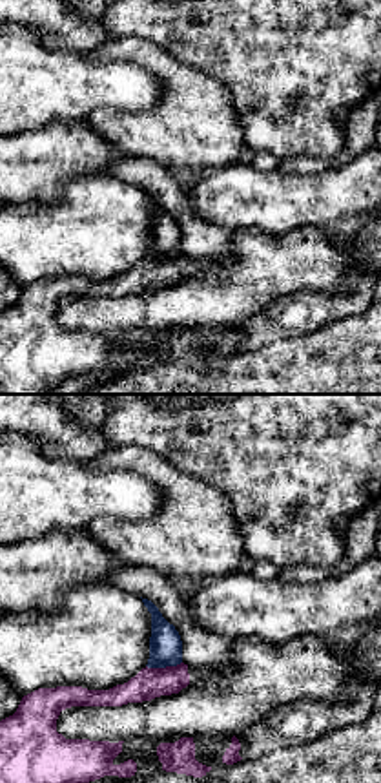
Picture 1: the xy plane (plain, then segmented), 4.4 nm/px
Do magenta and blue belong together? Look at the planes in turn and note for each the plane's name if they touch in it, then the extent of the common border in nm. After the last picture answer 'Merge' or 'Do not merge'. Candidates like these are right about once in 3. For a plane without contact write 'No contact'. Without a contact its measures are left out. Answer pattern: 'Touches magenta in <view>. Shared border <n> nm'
Touches magenta in xy. Shared border 160 nm

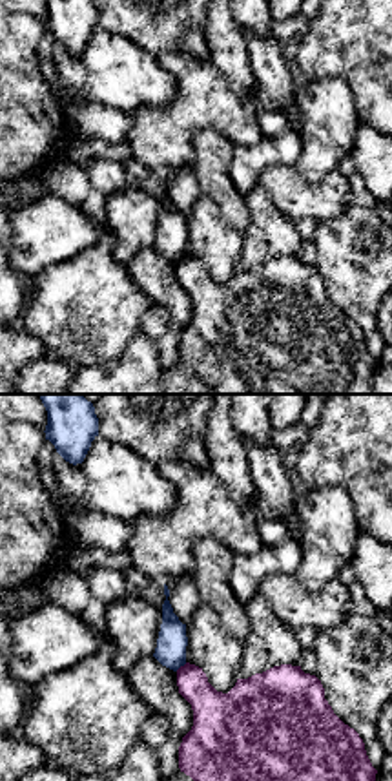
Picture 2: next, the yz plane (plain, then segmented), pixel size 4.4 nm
Touches magenta in yz. Shared border 70 nm

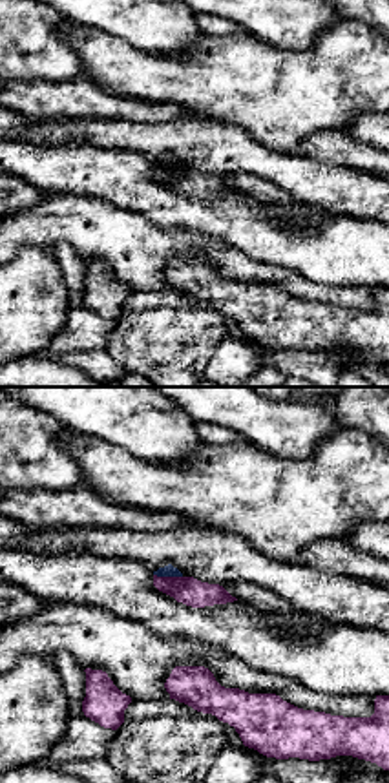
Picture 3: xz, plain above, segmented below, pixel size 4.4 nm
Touches magenta in xz. Shared border 130 nm

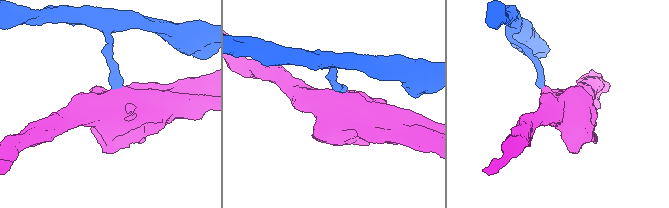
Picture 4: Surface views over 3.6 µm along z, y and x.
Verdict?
Do not merge

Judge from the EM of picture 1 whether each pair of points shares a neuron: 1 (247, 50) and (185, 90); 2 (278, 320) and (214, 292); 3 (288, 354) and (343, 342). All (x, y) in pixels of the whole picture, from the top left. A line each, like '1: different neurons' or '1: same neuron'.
1: different neurons
2: different neurons
3: same neuron

